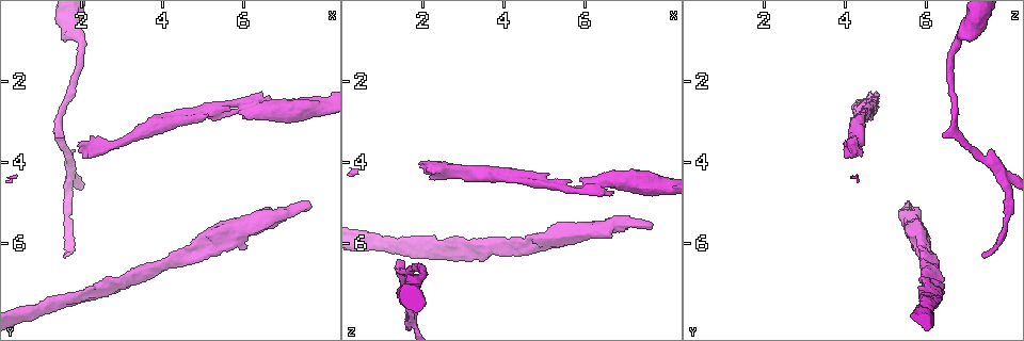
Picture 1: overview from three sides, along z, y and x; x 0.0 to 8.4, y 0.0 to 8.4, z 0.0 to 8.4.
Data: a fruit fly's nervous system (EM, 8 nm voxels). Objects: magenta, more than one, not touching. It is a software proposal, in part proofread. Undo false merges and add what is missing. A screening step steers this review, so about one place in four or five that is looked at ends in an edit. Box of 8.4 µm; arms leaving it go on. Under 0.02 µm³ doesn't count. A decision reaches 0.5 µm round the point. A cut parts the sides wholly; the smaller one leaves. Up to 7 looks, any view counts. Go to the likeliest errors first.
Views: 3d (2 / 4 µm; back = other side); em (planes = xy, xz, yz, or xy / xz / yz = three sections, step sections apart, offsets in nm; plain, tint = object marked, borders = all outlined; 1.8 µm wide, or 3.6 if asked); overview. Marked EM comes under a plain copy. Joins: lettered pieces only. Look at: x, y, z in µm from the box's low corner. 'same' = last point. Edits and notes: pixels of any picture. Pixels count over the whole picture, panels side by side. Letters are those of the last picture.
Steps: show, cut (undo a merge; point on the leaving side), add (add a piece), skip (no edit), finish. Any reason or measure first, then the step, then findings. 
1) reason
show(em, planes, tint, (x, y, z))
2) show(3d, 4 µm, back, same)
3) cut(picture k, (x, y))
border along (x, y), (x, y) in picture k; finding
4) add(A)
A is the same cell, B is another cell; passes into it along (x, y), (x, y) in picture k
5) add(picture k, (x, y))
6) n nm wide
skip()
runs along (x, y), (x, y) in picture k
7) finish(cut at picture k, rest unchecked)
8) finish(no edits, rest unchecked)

end of a long branch
show(em, xz, step 16, borders, (2.00, 3.65, 4.05))

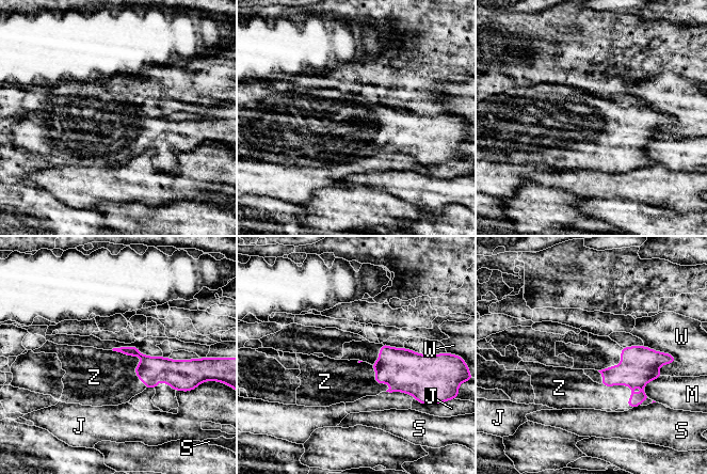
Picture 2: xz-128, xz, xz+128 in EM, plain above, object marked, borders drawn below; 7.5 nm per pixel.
show(em, planes, borders, same)

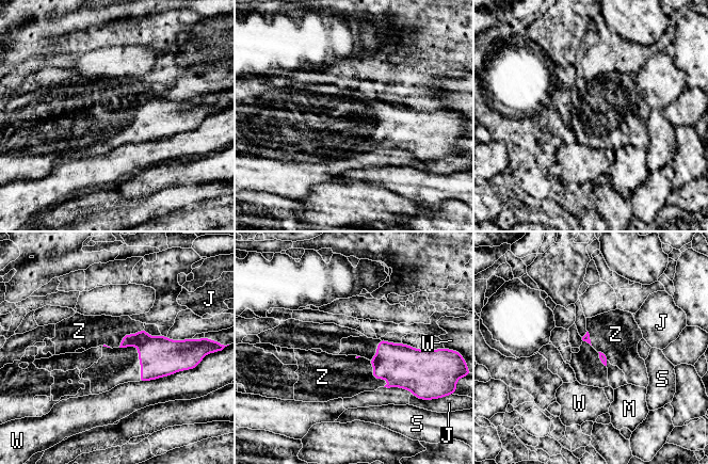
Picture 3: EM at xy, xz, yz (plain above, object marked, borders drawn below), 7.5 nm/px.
add(Z)
Z is the same cell, J, M, S and W are other cells; passes into it along (405, 367), (374, 378), (342, 377) in picture 3; it goes on there

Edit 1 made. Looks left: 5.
redraw
show(overview)

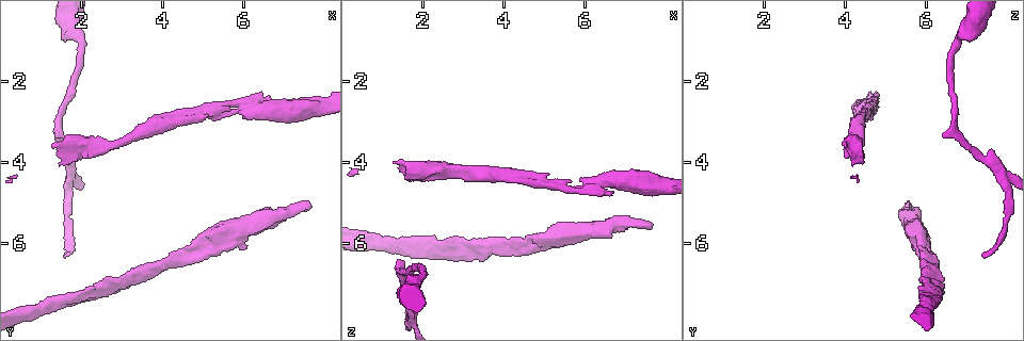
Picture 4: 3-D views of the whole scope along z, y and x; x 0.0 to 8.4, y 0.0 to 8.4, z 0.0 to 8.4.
show(em, planes, borders, (1.80, 4.40, 7.85))

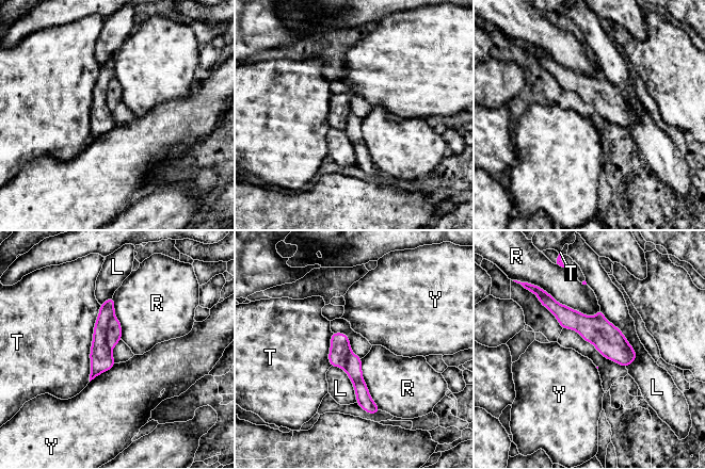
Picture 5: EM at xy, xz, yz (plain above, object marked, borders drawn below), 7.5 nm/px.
cut(picture 5, (101, 358))
L, R, T and Y are other cells; border along (114, 314), (107, 329), (111, 350) in picture 5; a second cell is stuck on

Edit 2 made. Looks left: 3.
arms part here
show(em, xy, step 16, tint, (5.55, 5.75, 5.85))

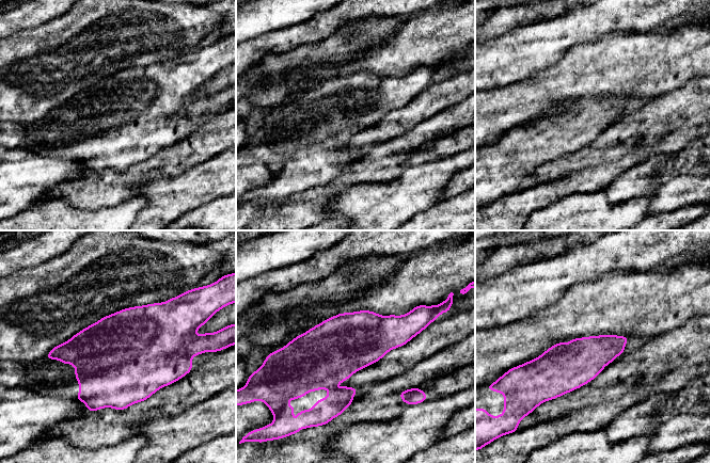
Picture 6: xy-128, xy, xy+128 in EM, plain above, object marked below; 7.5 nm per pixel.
another direction
show(em, planes, borders, same)

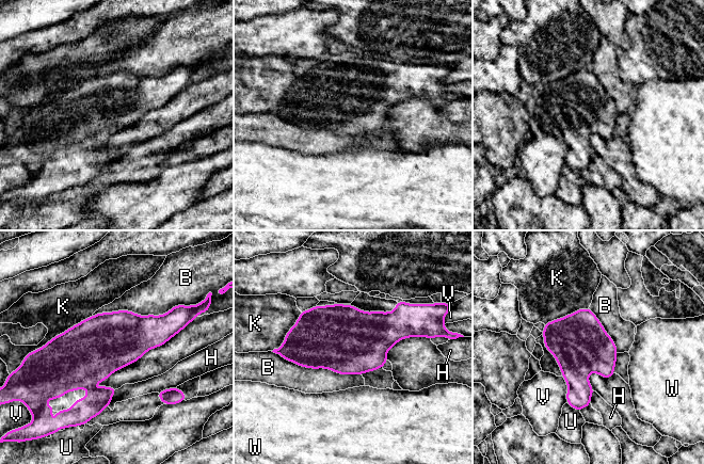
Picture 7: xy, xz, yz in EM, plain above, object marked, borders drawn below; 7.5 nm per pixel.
skip()
B, H, K, U, V and W are other cells; border along (173, 305), (159, 315), (93, 316) in picture 7; continuous, no second cell

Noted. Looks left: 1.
finish(add at picture 3, cut at picture 5, rest unchecked)

